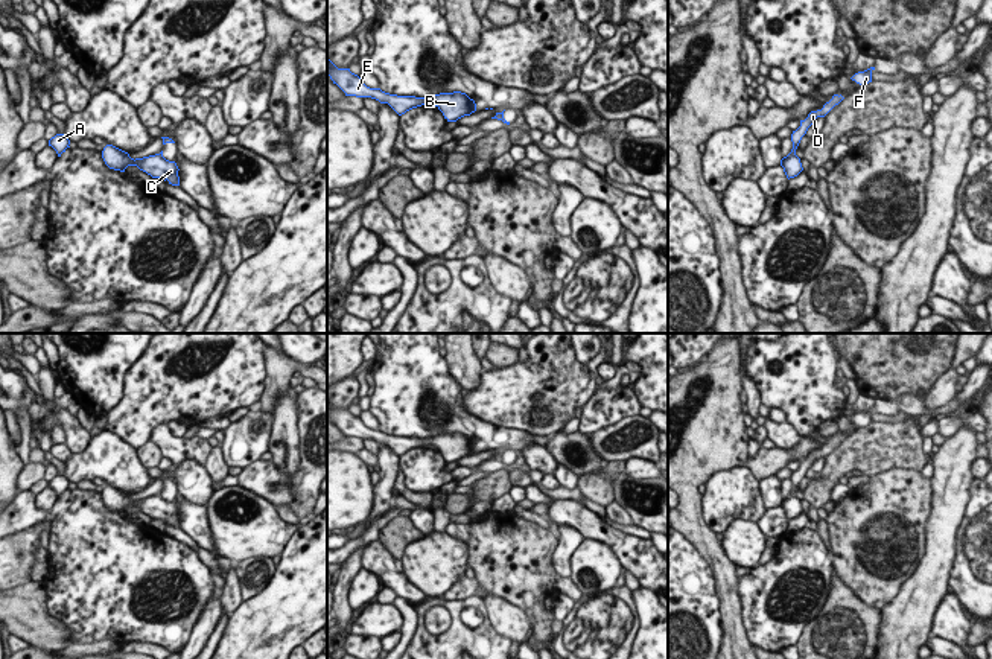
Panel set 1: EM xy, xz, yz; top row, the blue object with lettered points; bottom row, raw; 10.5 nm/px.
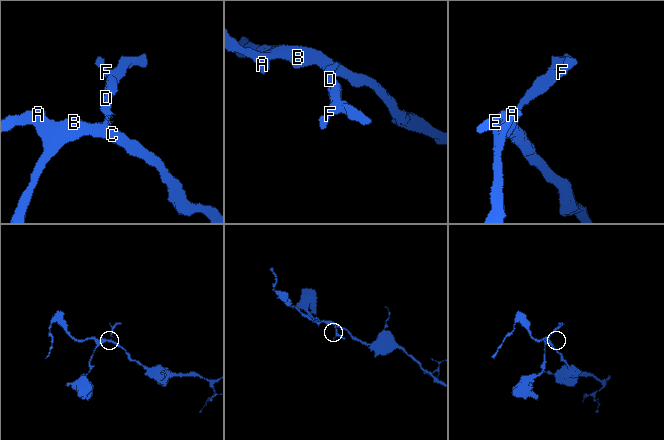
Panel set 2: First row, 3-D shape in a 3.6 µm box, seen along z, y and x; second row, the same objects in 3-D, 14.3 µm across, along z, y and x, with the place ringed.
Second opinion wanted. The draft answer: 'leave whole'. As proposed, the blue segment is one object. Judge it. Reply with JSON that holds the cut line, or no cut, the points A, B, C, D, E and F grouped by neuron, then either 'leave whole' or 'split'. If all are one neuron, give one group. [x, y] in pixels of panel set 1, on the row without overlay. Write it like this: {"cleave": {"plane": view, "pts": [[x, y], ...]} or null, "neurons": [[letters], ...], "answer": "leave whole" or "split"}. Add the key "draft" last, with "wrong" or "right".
{"cleave": {"plane": "yz", "pts": [[788, 495], [794, 496]]}, "neurons": [["A", "B", "C", "E"], ["D", "F"]], "answer": "split", "draft": "wrong"}

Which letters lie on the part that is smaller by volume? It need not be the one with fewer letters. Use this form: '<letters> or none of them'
D, F

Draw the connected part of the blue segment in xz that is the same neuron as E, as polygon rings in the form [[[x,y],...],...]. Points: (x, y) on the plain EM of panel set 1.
[[[329,399],[327,415],[333,425],[336,425],[345,434],[345,437],[376,440],[380,444],[388,444],[399,457],[424,444],[435,446],[447,463],[456,463],[458,460],[470,457],[476,452],[475,441],[461,432],[440,434],[429,438],[415,438],[397,437],[385,434],[380,429],[370,429],[358,415],[351,414],[350,409],[338,409]]]

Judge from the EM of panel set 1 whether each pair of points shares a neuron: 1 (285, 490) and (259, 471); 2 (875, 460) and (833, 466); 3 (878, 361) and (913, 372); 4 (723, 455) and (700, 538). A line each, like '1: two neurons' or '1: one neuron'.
1: one neuron
2: one neuron
3: one neuron
4: one neuron

